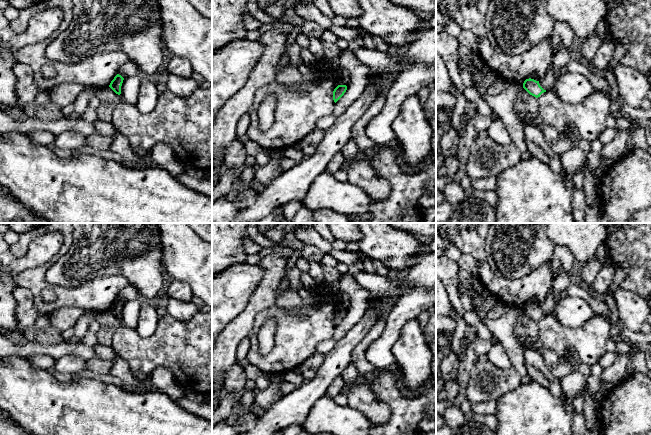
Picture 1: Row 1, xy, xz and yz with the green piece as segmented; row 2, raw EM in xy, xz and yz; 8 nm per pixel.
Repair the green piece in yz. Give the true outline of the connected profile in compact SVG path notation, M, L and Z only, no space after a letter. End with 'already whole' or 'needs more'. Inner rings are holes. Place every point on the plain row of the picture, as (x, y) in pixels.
M526 303L523 307L523 312L532 320L538 322L540 321L540 319L544 316L546 316L546 314L544 314L540 308L539 305L536 305L534 303Z; already whole

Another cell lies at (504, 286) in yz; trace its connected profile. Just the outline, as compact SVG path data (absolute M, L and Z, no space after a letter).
M442 223L443 228L462 254L474 257L478 273L489 292L505 305L524 307L526 303L541 305L552 289L555 277L550 262L545 262L528 275L508 279L495 275L485 251L486 237L492 223Z

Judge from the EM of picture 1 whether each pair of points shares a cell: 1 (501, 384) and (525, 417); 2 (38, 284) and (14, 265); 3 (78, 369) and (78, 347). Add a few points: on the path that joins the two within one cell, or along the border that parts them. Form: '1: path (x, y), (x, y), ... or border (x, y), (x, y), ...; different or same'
1: border (520, 383), (497, 400); different
2: border (27, 268), (15, 276), (13, 280), (15, 285); different
3: border (55, 359), (68, 354), (74, 354), (86, 361); different

